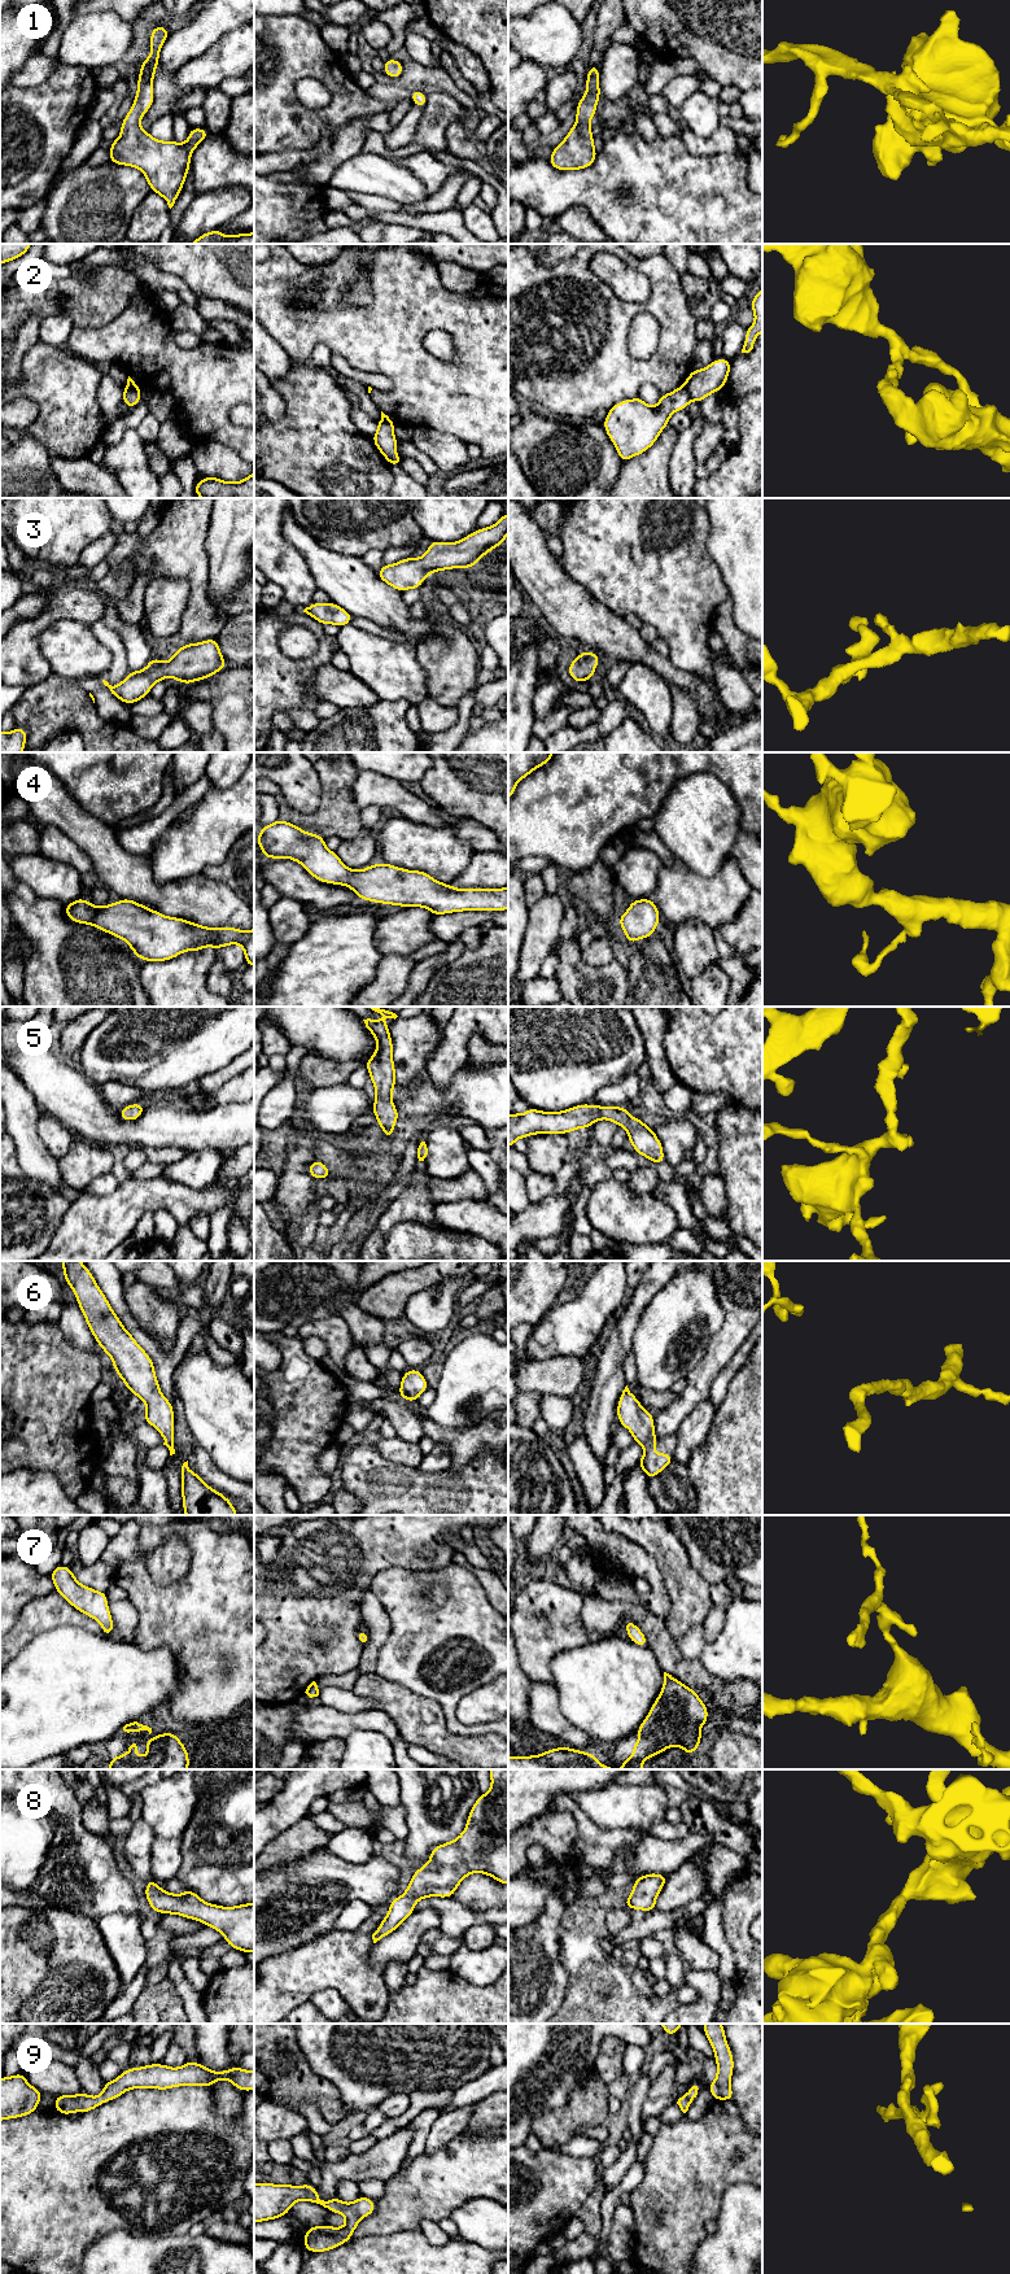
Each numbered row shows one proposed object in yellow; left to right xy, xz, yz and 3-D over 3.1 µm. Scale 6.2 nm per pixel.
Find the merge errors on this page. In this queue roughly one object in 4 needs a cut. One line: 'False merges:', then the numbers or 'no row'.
False merges: 2

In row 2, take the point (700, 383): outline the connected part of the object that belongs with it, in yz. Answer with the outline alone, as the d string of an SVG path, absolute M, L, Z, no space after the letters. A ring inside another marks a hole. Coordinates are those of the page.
M714 359L703 370L694 368L685 381L690 398L701 402L709 394L721 390L731 368L731 359Z

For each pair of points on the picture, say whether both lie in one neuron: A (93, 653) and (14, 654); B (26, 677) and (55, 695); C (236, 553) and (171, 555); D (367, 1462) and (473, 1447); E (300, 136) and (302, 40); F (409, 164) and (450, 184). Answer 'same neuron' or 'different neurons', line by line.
A: different neurons
B: different neurons
C: different neurons
D: different neurons
E: same neuron
F: different neurons

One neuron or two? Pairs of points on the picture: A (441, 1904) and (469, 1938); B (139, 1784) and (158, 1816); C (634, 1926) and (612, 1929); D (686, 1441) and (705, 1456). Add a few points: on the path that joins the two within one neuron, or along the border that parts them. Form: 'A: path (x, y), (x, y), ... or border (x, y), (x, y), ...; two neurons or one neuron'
A: border (494, 1925), (476, 1923), (460, 1937); two neurons
B: border (156, 1783), (140, 1792); two neurons
C: border (632, 1921), (616, 1934), (608, 1937); two neurons
D: border (712, 1423), (707, 1437), (692, 1452), (685, 1466); two neurons

